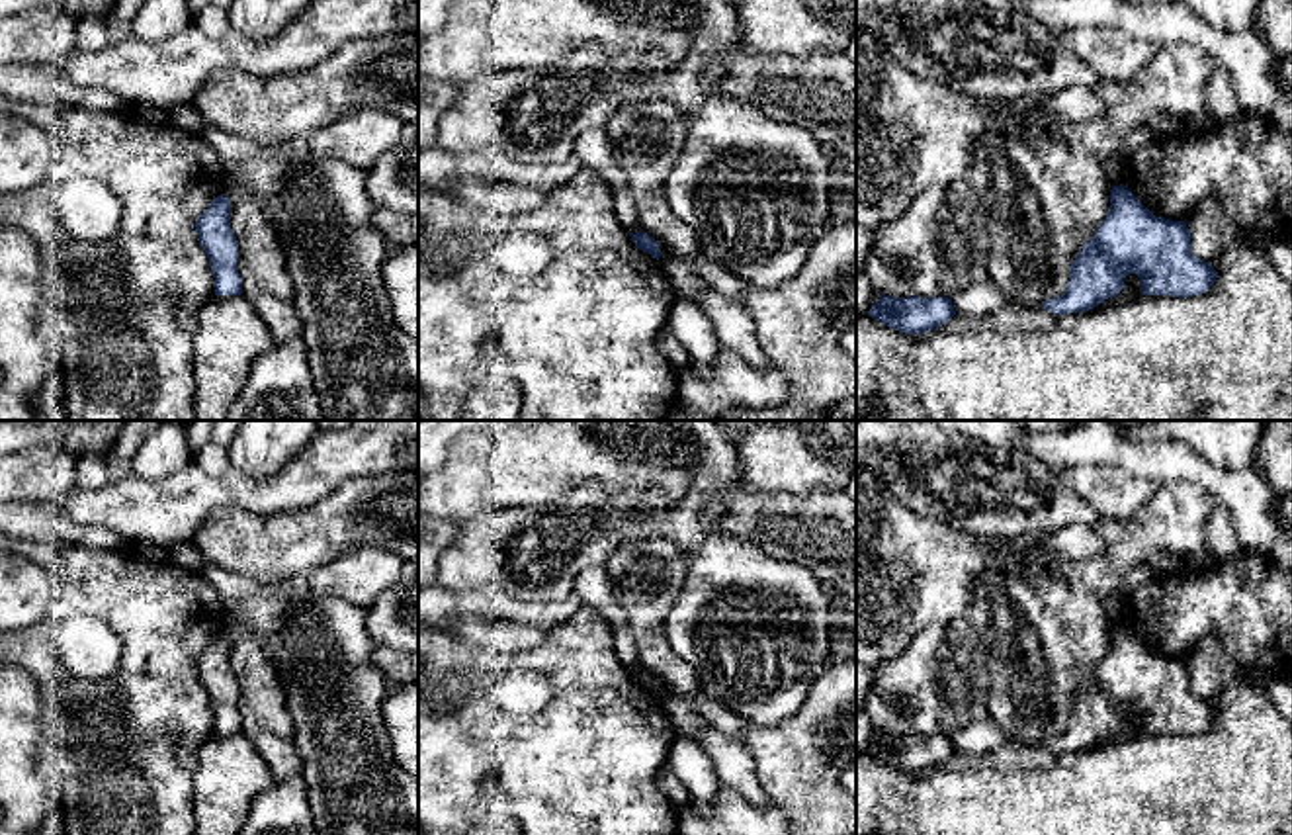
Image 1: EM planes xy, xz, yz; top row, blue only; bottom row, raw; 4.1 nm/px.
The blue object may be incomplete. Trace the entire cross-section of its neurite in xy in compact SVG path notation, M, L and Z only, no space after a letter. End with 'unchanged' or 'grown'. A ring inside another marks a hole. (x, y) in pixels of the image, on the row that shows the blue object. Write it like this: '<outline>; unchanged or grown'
M217 196L195 221L197 241L203 246L215 278L215 295L240 295L238 244L231 229L231 201Z; unchanged

